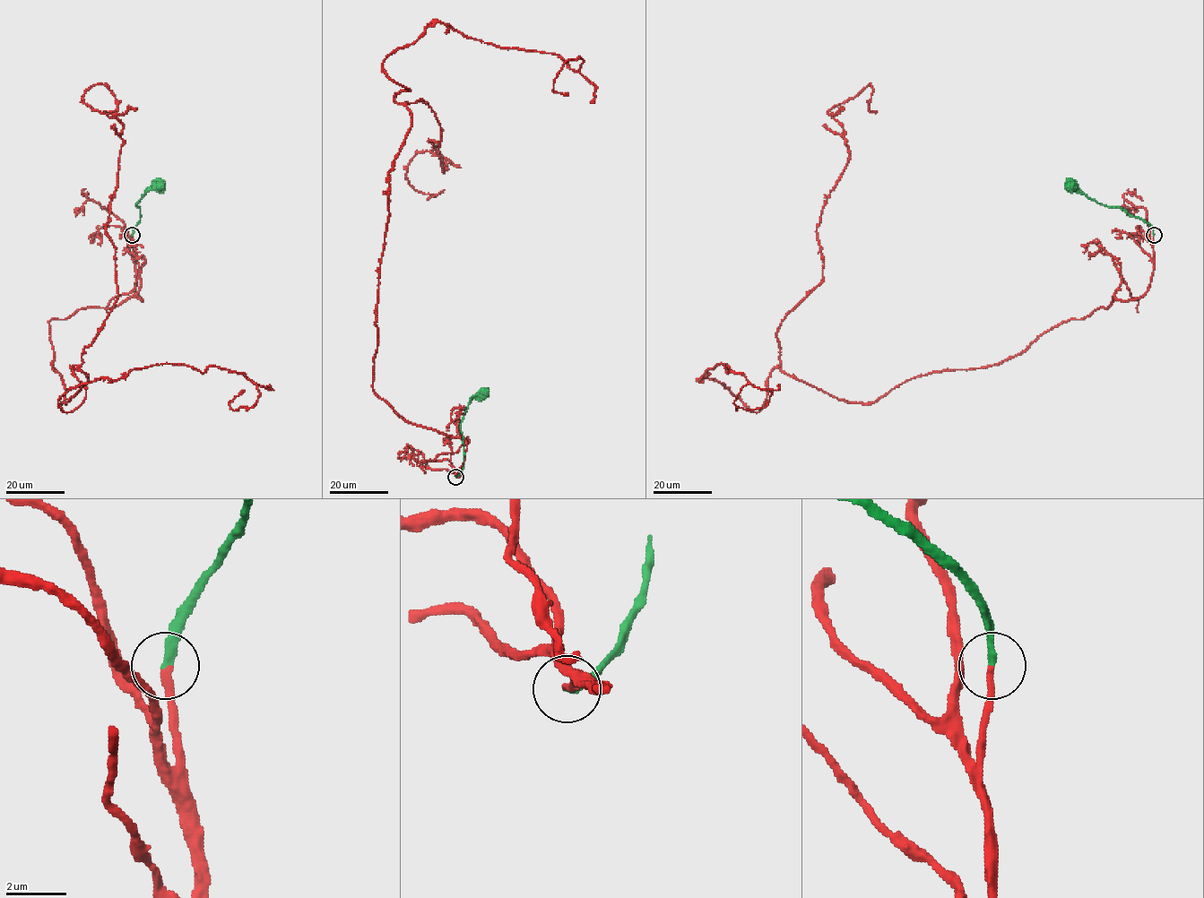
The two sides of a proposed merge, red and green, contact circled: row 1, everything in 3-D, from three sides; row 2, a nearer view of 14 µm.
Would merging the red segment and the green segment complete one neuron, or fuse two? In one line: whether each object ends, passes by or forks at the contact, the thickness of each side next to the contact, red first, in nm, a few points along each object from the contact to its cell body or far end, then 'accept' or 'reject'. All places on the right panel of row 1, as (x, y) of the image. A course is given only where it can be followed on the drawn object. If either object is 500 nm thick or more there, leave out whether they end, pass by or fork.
red ends there; green ends there; 260 nm thick on the red side, 260 nm on the other; red runs (1153, 235), (1138, 297), (832, 397), (777, 328), (823, 278), (827, 112), (870, 83), (876, 110); green runs (1153, 235), (1153, 229), (1140, 219), (1120, 208), (1108, 207), (1088, 199), (1071, 184); accept

